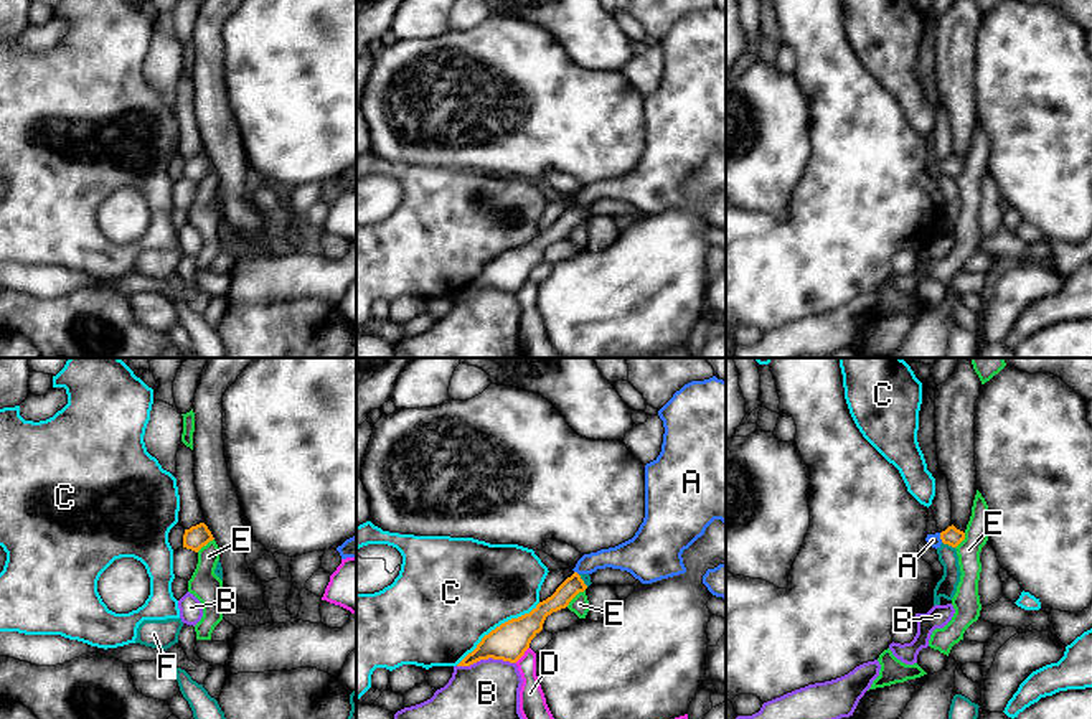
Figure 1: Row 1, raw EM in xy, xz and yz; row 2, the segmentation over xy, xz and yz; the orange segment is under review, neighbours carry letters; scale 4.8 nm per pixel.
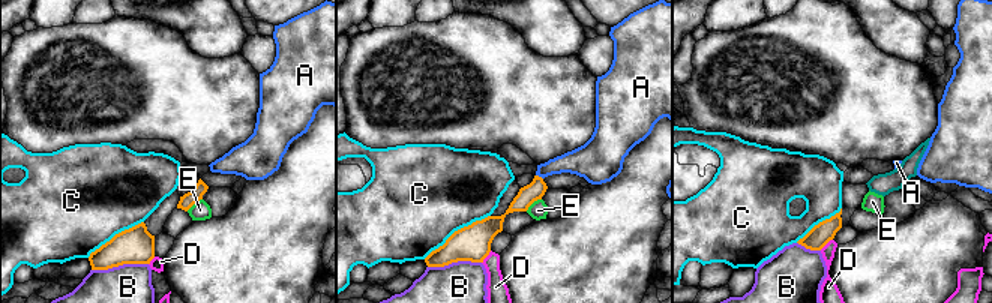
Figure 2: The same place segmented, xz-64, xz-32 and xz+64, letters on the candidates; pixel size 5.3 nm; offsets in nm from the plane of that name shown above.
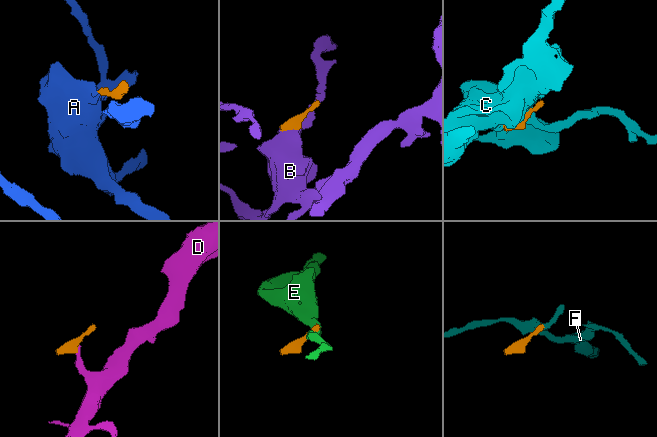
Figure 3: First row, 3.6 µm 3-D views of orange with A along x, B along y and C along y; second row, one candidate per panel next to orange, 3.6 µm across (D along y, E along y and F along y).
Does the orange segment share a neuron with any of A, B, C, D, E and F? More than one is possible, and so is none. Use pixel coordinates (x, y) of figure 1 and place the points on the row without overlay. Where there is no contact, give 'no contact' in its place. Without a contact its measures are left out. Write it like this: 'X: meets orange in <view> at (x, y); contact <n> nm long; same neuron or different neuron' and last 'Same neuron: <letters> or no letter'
A: meets orange in yz at (941, 169); contact 50 nm long; same neuron
B: meets orange in xz at (485, 289); contact 280 nm long; different neuron
C: meets orange in xz at (497, 258); contact 500 nm long; different neuron
D: meets orange in xz at (522, 286); contact 100 nm long; different neuron
E: meets orange in xz at (574, 226); contact 130 nm long; different neuron
F: meets orange in yz at (949, 175); contact 70 nm long; different neuron
Same neuron: A

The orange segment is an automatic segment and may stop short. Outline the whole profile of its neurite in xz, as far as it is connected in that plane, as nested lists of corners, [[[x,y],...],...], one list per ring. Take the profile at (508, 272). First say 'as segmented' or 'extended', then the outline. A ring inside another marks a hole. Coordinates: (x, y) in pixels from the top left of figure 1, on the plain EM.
extended; [[[713,7],[685,15],[658,41],[658,46],[665,58],[663,74],[660,86],[645,96],[645,148],[635,167],[615,178],[584,185],[572,200],[574,204],[551,228],[530,244],[492,261],[457,297],[470,297],[488,289],[516,294],[543,261],[546,247],[566,239],[587,219],[582,204],[612,198],[630,203],[642,214],[685,204],[683,181],[701,168],[714,150],[726,155],[726,12]]]

